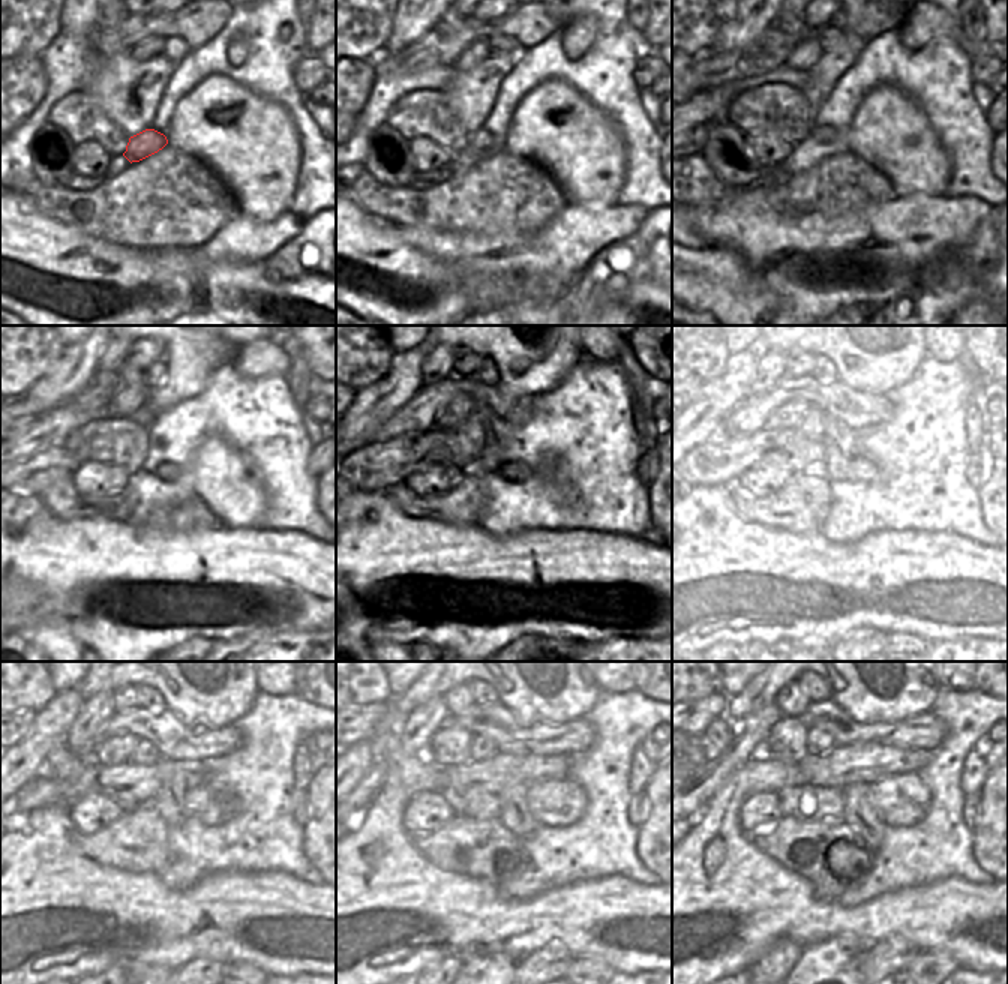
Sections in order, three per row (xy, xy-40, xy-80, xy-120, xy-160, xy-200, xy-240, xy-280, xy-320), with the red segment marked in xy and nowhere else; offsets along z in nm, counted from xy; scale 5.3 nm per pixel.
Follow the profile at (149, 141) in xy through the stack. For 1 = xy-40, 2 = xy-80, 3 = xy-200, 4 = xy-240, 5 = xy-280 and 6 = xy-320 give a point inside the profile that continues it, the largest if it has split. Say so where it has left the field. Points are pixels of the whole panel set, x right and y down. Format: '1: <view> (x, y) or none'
1: xy-40 (482, 141)
2: xy-80 (827, 134)
3: xy-200 (858, 468)
4: xy-240 (210, 806)
5: xy-280 (557, 803)
6: xy-320 (902, 800)

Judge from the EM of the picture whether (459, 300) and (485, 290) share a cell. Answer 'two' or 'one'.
one

